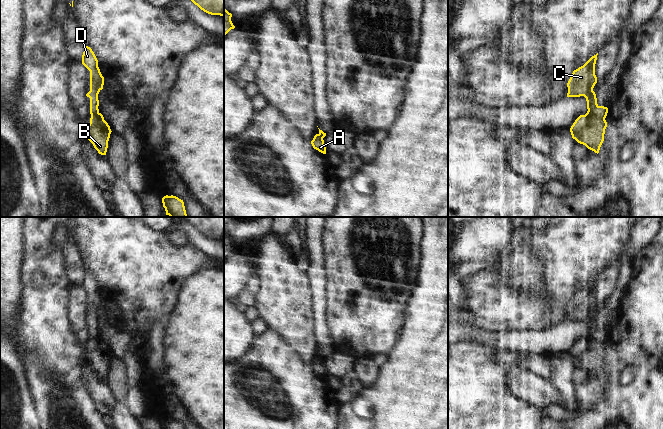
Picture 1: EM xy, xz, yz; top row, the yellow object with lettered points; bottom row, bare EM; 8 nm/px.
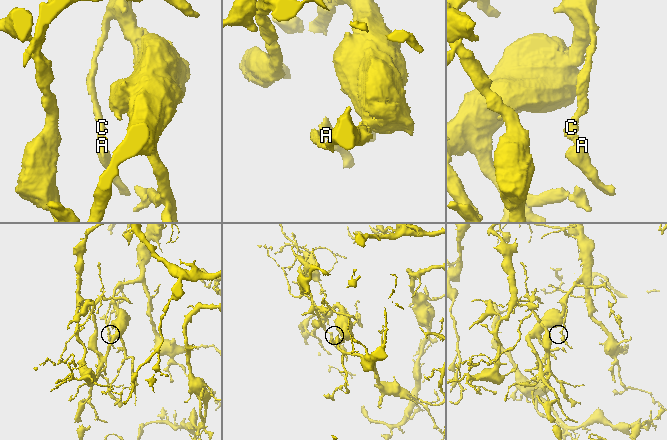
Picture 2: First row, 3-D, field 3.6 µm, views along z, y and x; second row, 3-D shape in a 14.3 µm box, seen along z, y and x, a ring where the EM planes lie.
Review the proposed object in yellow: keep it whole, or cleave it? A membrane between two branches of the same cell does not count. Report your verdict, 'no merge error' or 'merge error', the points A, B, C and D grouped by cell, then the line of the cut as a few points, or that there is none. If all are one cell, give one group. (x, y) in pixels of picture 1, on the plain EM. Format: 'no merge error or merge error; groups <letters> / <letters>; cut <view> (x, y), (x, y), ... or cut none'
merge error; groups A C D / B; cut yz (587, 336), (604, 343)

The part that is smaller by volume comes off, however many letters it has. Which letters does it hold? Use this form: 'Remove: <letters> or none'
Remove: B

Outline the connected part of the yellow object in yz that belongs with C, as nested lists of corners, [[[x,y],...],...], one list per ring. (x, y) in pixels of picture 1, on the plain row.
[[[598,277],[592,280],[583,290],[573,295],[567,307],[567,321],[584,320],[587,325],[587,337],[594,339],[598,343],[605,343],[608,332],[597,328],[596,318],[593,315],[597,307],[595,299],[597,279]]]

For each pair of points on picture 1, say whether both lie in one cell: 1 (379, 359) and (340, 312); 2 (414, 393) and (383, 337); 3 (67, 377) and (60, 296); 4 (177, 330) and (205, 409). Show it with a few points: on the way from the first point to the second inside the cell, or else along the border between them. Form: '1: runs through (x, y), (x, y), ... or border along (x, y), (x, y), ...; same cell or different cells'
1: border along (385, 354), (376, 354), (372, 358); different cells
2: border along (401, 328), (396, 342), (385, 354); different cells
3: runs through (59, 357), (59, 316); same cell
4: runs through (197, 350), (205, 358), (205, 389); same cell

